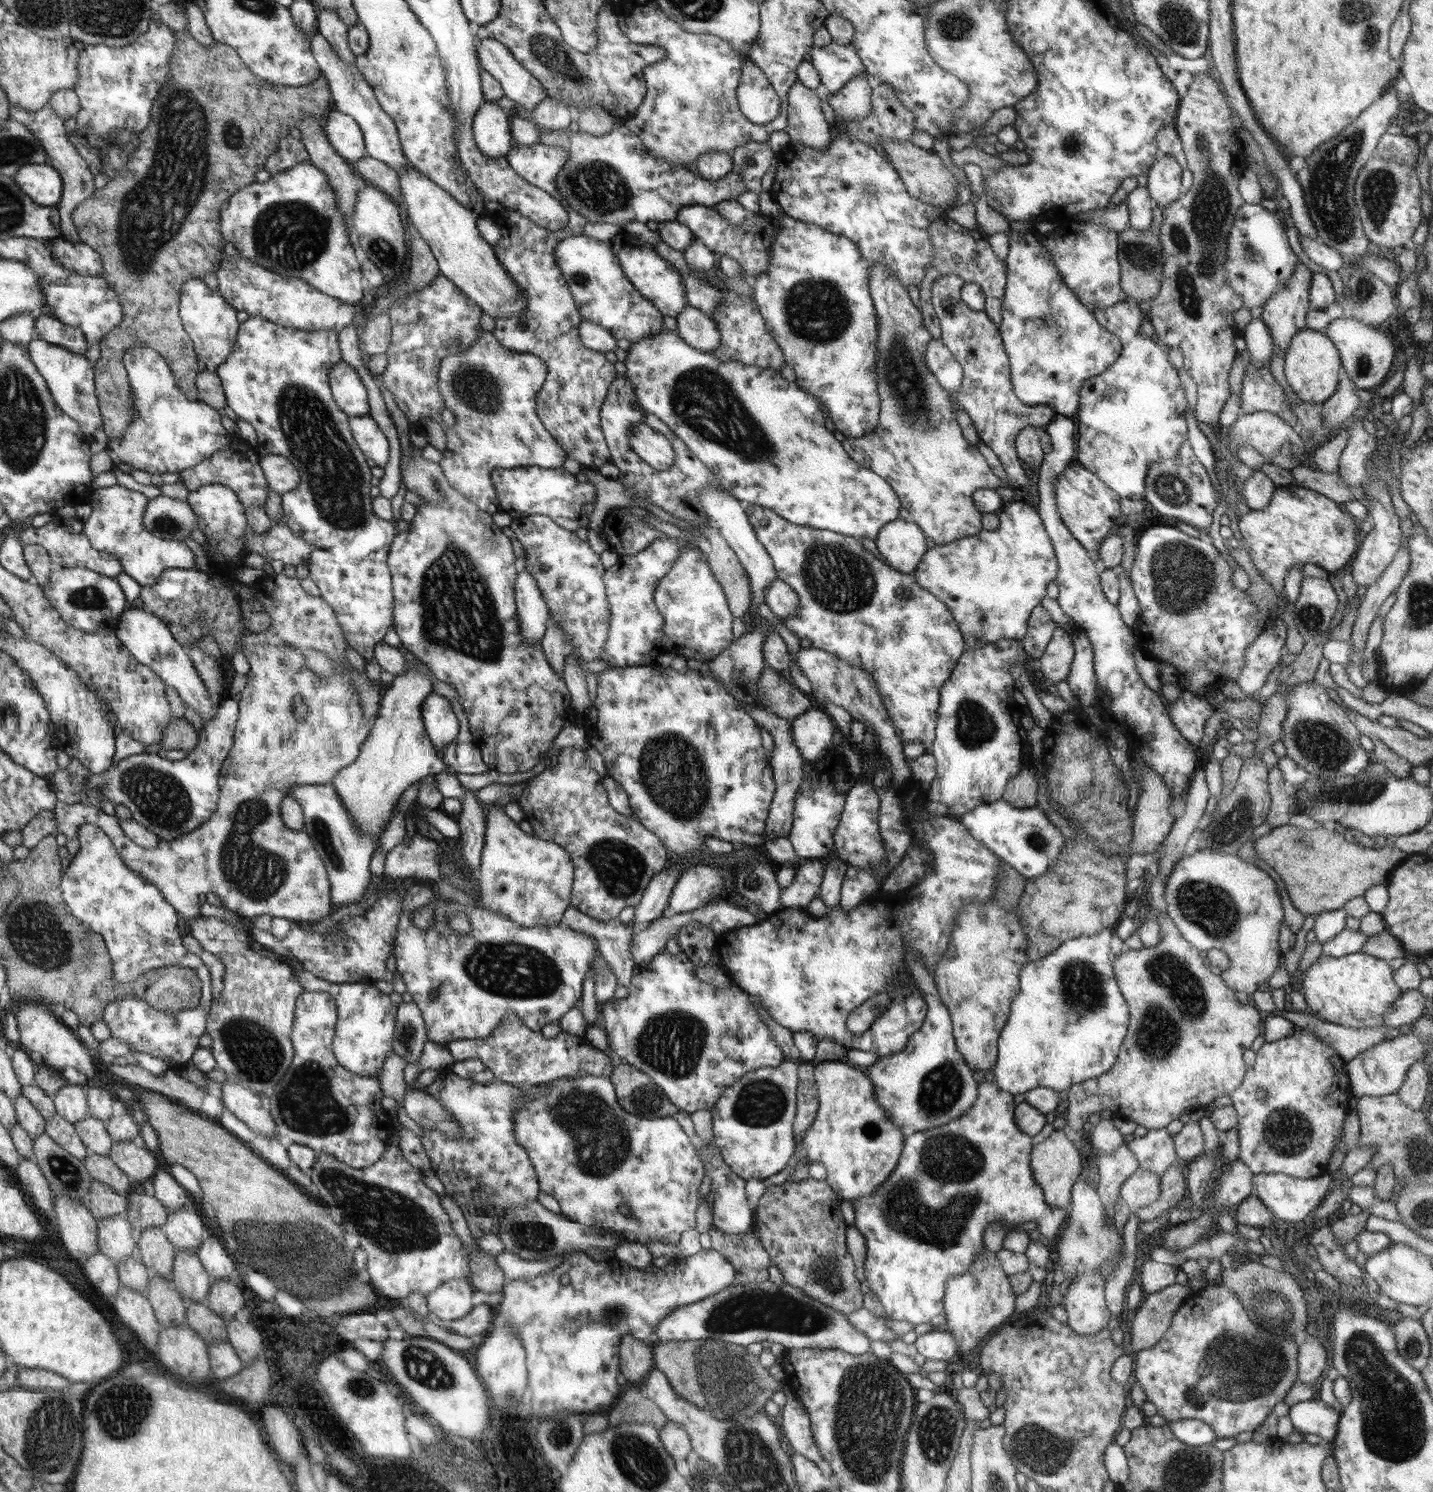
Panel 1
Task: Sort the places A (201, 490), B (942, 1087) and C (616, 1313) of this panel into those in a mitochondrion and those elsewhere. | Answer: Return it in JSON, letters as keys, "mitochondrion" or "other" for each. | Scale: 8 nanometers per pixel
{"A":"other","B":"mitochondrion","C":"mitochondrion"}

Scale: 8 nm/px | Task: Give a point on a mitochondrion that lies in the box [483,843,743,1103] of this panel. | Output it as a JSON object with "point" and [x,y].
{"point":[671,1043]}

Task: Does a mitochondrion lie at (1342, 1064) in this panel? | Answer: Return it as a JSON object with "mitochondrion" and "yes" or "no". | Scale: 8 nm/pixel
{"mitochondrion":"no"}

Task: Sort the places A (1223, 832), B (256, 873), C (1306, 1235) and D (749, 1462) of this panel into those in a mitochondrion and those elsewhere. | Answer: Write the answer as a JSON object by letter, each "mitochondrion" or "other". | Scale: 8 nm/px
{"A":"mitochondrion","B":"mitochondrion","C":"other","D":"mitochondrion"}

